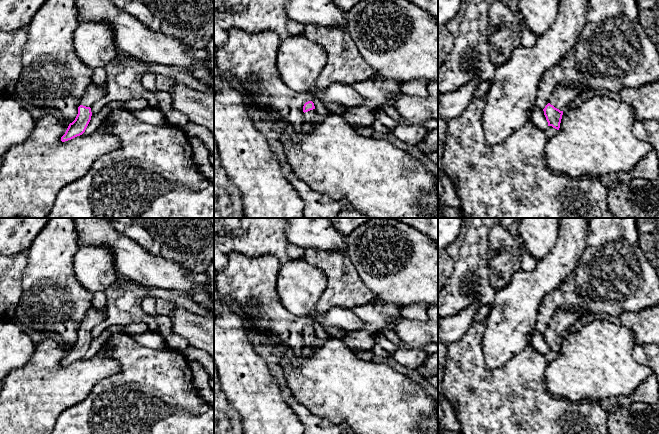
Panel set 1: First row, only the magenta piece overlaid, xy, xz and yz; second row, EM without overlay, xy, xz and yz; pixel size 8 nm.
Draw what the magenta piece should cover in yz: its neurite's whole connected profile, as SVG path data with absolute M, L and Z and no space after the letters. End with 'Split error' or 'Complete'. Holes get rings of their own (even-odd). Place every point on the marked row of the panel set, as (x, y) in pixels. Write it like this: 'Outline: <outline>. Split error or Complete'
Outline: M559 85L553 91L549 103L543 109L548 126L559 130L563 111L573 104L579 96L576 88Z. Split error

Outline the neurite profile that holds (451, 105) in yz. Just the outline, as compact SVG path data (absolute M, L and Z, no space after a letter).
M474 79L455 91L441 94L438 98L438 118L449 121L462 115L475 97L478 85L477 79Z

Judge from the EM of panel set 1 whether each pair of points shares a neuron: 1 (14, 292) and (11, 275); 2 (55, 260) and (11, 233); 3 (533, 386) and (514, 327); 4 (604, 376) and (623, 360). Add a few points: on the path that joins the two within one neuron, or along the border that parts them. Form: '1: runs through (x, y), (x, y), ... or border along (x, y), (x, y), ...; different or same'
1: runs through (11, 288), (11, 279); same
2: border along (43, 228), (26, 252); different
3: border along (531, 335), (530, 342), (503, 365); different
4: runs through (609, 371), (618, 365); same

